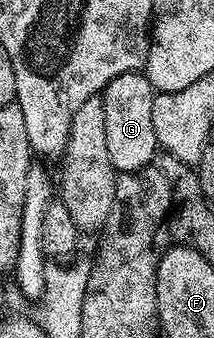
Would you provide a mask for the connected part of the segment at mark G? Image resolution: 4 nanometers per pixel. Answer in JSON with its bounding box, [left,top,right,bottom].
[102,71,158,173]

